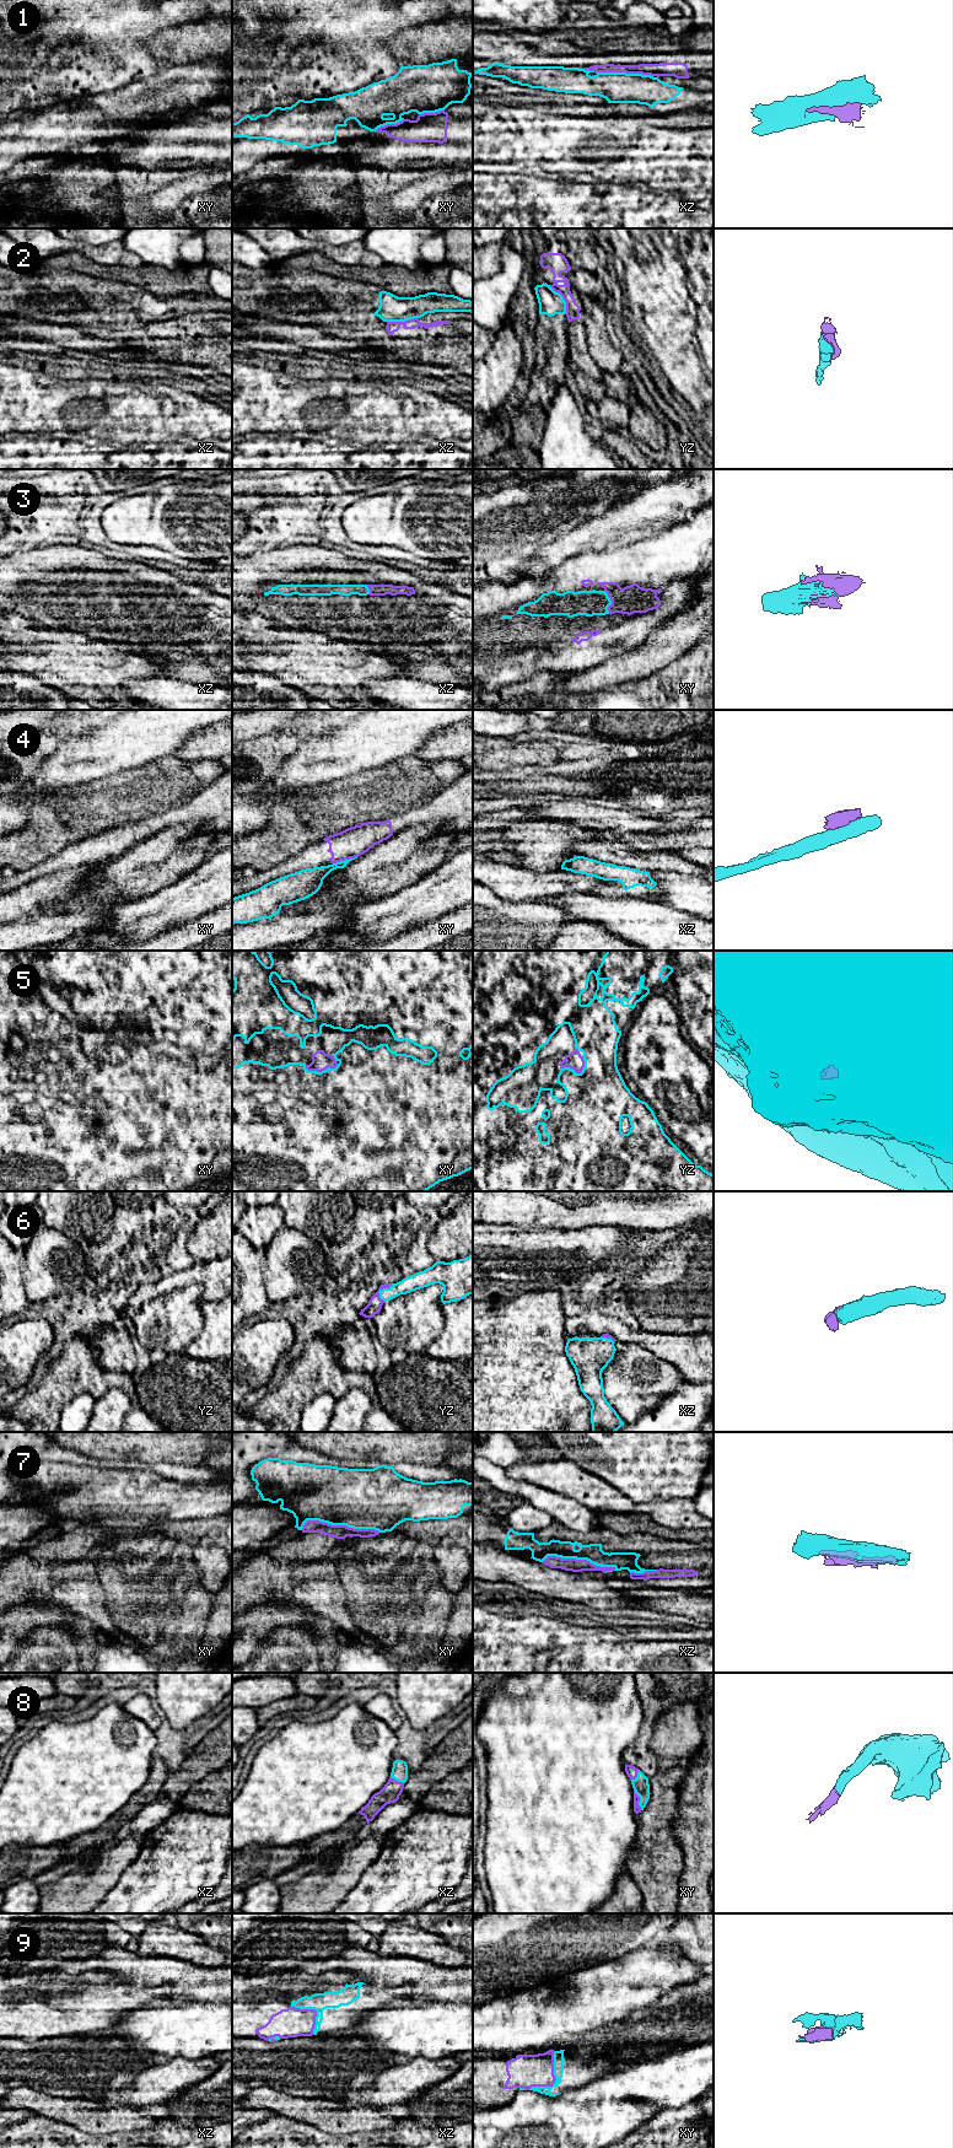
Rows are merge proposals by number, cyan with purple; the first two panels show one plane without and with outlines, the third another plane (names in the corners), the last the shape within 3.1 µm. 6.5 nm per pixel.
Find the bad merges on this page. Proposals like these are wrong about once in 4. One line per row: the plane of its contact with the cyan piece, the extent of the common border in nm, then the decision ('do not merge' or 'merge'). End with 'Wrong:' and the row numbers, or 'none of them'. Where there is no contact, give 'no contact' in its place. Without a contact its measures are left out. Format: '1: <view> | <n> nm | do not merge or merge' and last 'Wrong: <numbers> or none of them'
1: xz | 460 nm | do not merge
2: xz | 220 nm | do not merge
3: xy | 160 nm | merge
4: xy | 170 nm | do not merge
5: yz | 180 nm | merge
6: yz | 130 nm | merge
7: xz | 500 nm | do not merge
8: xy | 140 nm | merge
9: xy | 320 nm | merge
Wrong: 1, 2, 4, 7

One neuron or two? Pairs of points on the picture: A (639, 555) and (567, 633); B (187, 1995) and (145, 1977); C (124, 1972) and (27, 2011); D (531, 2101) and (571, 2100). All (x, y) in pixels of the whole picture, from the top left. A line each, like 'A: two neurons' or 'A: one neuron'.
A: one neuron
B: one neuron
C: two neurons
D: one neuron

